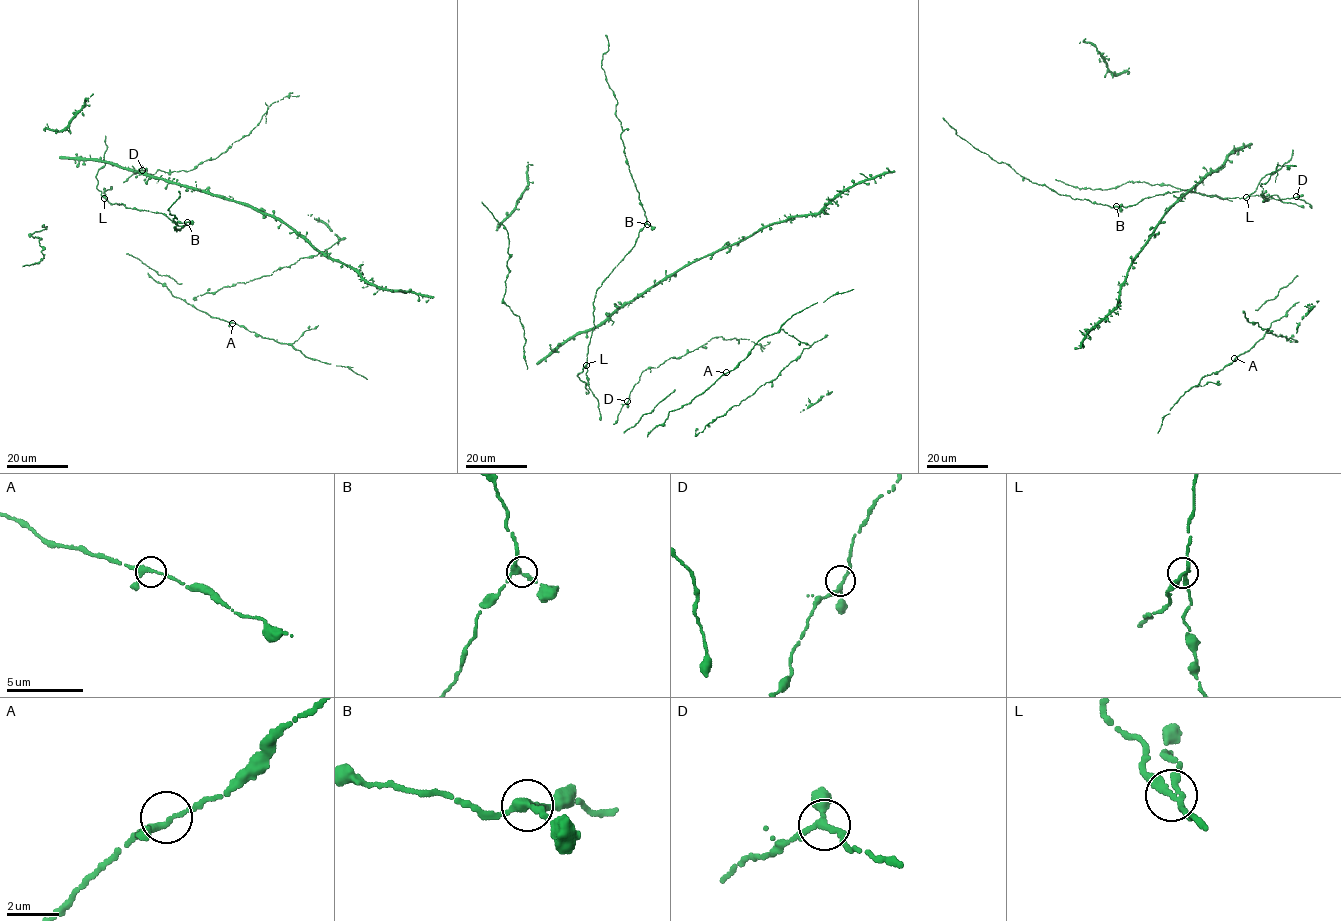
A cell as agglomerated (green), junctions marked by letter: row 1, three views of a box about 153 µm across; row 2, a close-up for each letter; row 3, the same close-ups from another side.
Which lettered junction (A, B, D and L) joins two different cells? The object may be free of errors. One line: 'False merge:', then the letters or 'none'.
False merge: L

